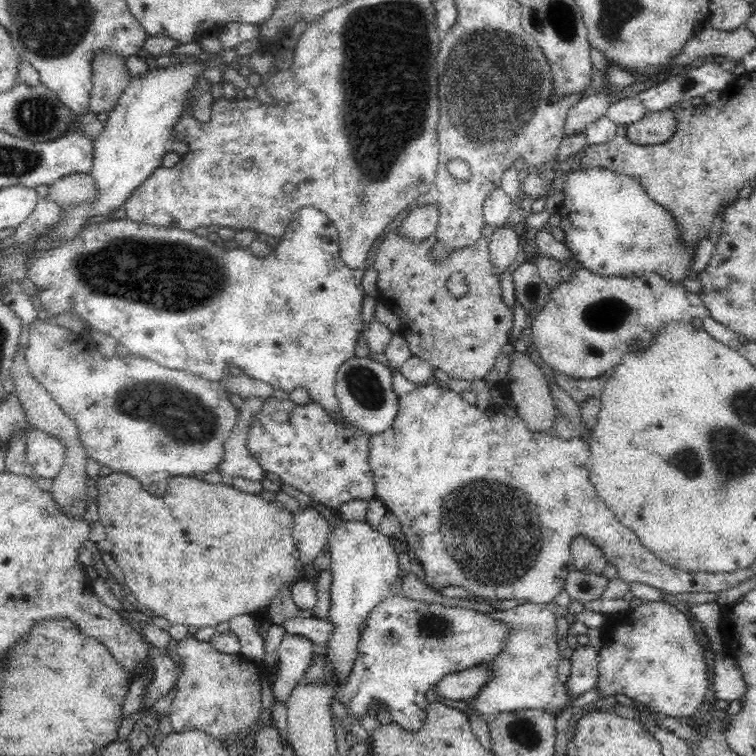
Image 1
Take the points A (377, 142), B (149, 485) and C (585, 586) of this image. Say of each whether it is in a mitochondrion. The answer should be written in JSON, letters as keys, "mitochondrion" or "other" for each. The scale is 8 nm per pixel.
{"A":"mitochondrion","B":"other","C":"other"}

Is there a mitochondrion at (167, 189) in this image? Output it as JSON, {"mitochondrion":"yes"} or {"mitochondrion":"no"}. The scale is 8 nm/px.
{"mitochondrion":"no"}

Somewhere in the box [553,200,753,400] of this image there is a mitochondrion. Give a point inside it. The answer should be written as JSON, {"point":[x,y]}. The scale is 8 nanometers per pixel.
{"point":[608,313]}

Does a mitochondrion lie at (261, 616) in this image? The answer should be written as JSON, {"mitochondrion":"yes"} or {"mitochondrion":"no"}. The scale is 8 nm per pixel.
{"mitochondrion":"no"}

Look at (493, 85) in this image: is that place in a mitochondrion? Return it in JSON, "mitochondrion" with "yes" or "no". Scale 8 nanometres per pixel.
{"mitochondrion":"yes"}

